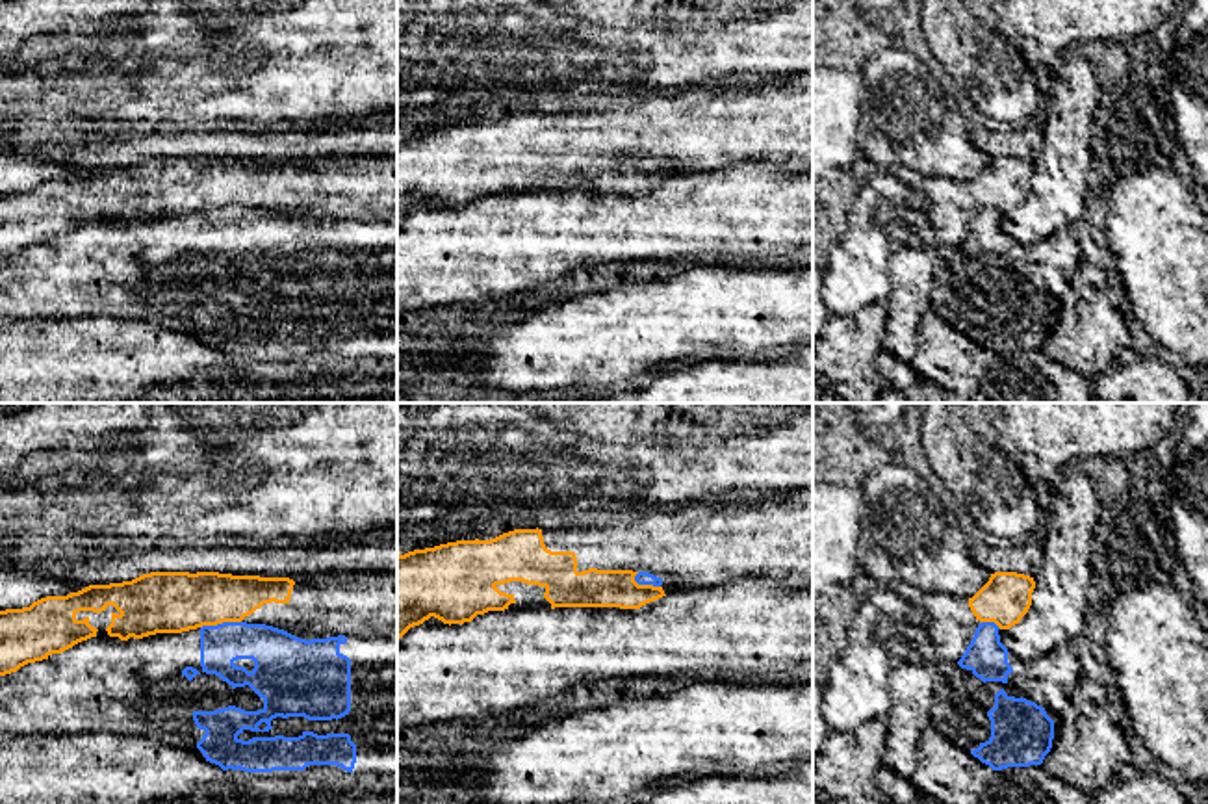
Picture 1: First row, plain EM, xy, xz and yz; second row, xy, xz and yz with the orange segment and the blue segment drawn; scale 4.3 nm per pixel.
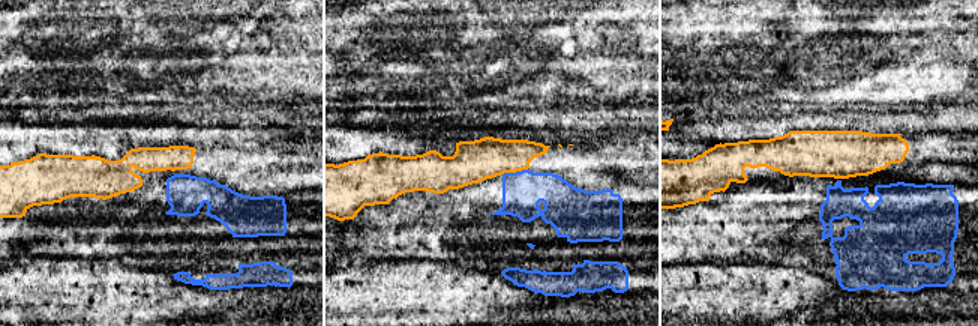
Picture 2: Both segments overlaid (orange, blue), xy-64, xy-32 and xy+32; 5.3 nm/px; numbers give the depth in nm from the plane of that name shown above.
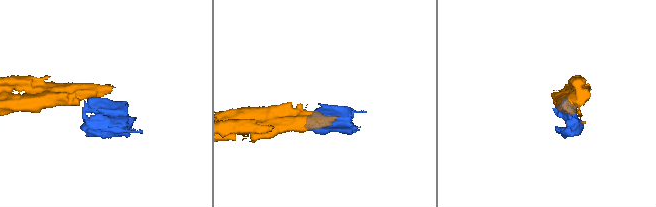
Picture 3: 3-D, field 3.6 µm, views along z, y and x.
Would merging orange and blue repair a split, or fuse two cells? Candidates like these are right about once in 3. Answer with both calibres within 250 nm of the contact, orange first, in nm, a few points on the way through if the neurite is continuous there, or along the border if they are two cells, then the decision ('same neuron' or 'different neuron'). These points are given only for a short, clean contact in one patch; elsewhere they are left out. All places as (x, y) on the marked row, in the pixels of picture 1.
280/180 nm | along xy (240, 621), (223, 621), (201, 628) | different neuron

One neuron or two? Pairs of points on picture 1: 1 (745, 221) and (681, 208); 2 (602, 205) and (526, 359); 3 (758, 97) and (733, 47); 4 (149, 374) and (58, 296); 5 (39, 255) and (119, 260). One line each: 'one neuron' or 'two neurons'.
1: one neuron
2: two neurons
3: two neurons
4: two neurons
5: one neuron

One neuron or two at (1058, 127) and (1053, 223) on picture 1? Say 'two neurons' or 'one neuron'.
one neuron

